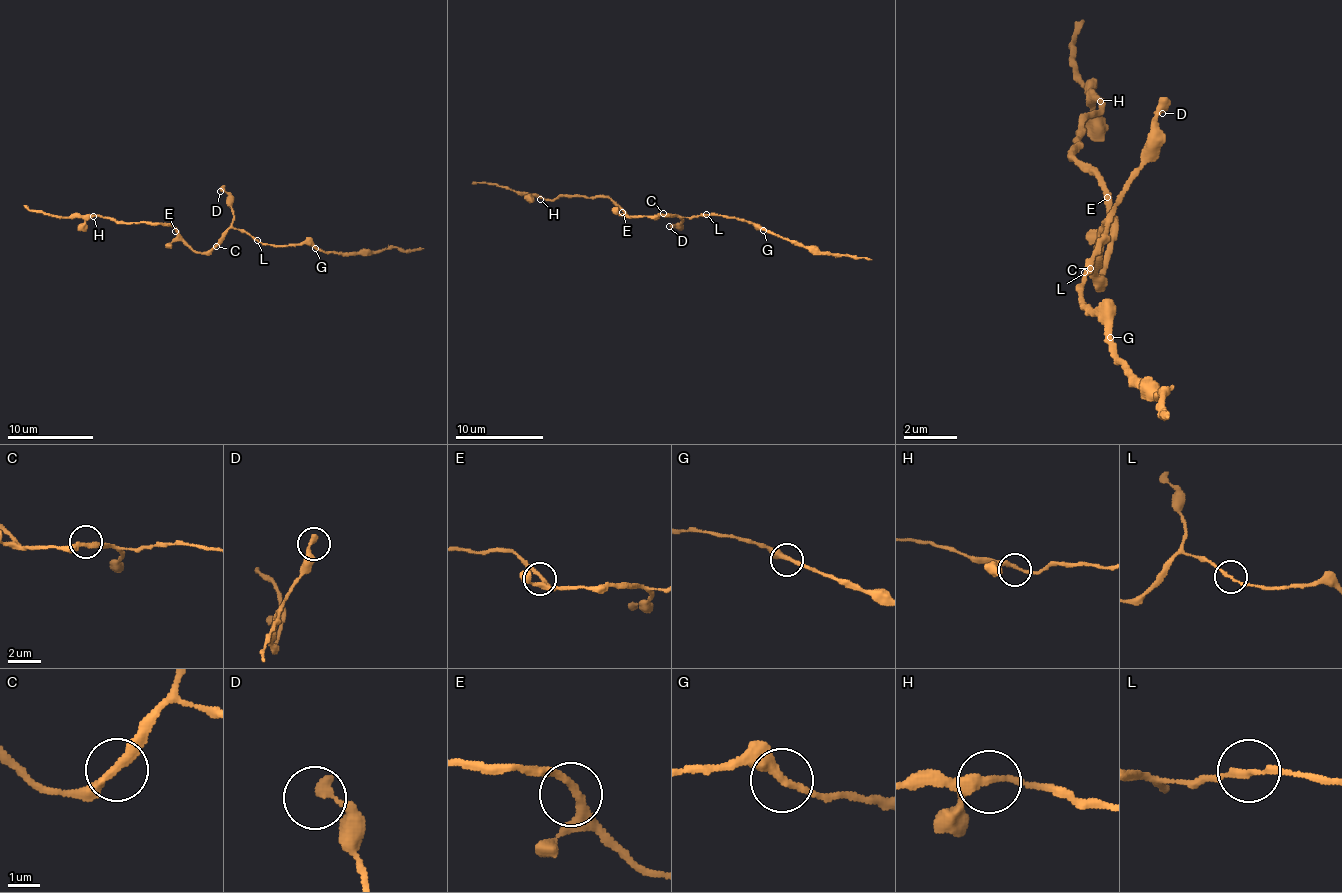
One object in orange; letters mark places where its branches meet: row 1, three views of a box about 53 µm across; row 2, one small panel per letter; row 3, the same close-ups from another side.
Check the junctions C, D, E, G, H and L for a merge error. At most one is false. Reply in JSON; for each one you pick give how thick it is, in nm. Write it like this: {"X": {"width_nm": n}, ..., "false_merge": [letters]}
{"false_merge": []}

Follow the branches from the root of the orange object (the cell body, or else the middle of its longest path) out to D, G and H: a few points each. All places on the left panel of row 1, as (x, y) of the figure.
D: (220, 239), (231, 224), (234, 212), (228, 196), (220, 191)
G: (220, 239), (229, 228), (244, 229), (257, 240), (269, 245), (311, 244), (316, 247)
H: (220, 239), (209, 250), (196, 252), (177, 230), (164, 223), (114, 222), (105, 216), (93, 216)

